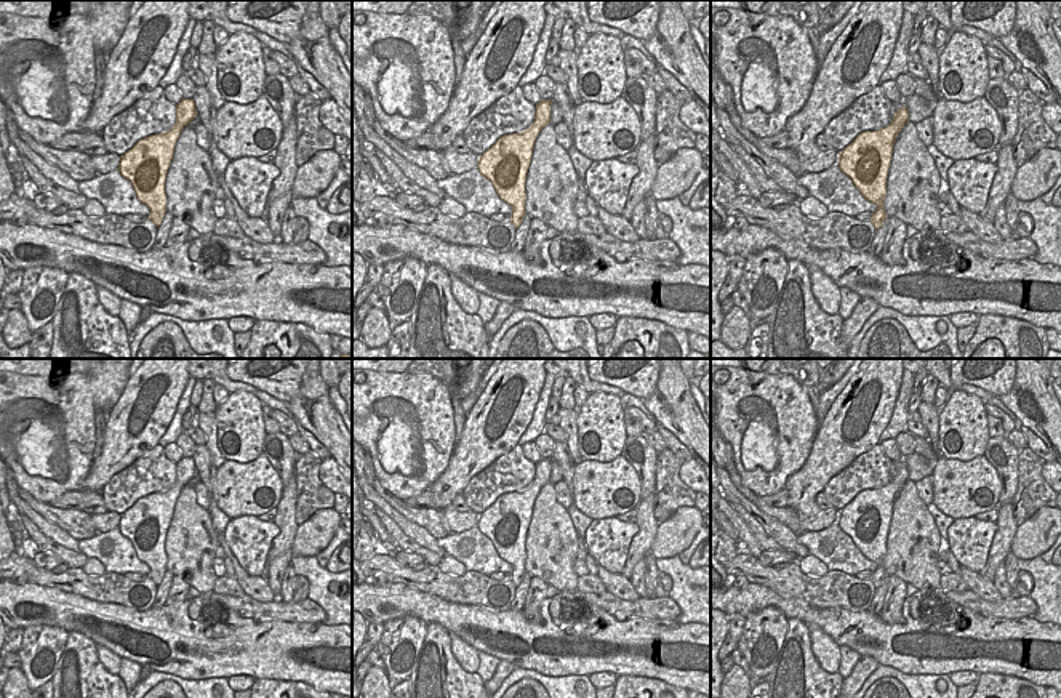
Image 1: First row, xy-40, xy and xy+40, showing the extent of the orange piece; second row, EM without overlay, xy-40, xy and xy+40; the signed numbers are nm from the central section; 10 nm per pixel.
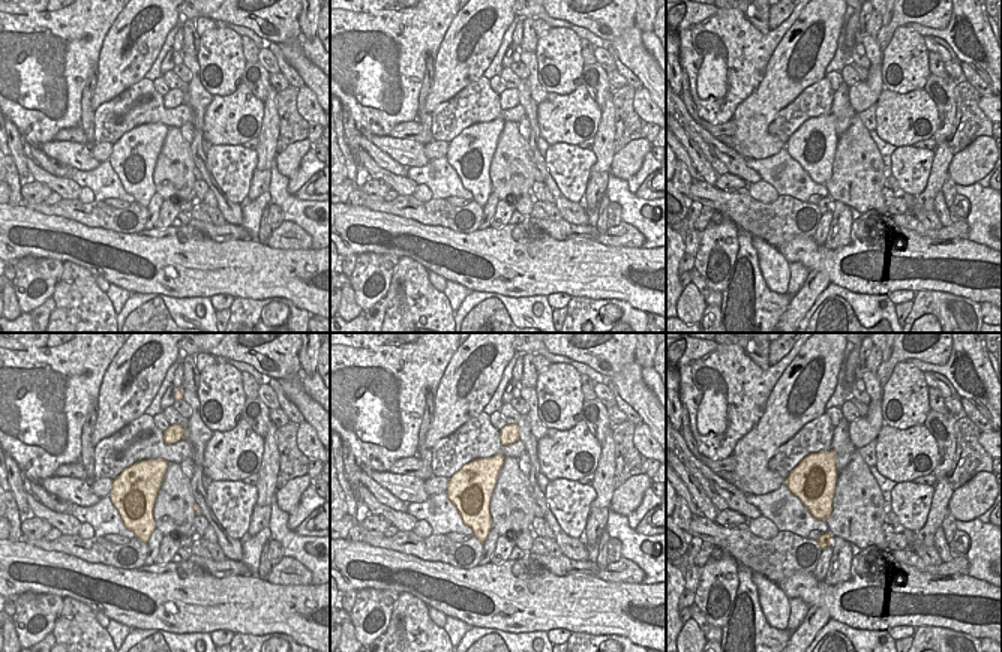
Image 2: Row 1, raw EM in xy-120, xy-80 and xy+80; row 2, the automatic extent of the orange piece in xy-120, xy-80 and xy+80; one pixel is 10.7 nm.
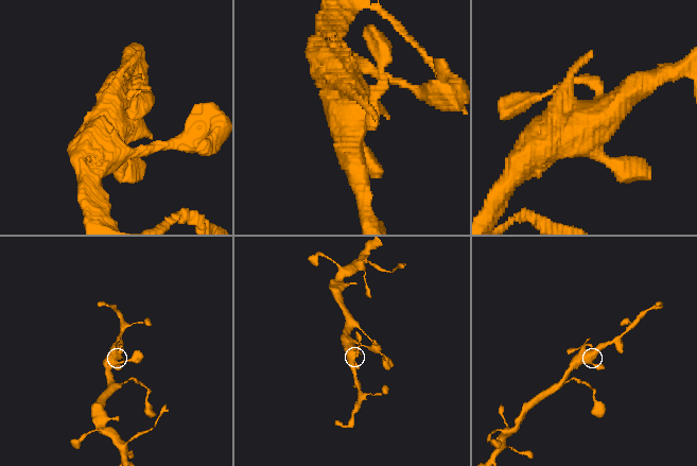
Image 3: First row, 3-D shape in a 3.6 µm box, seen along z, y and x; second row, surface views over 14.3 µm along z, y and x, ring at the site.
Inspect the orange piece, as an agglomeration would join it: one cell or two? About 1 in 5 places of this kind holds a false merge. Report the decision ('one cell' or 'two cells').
one cell

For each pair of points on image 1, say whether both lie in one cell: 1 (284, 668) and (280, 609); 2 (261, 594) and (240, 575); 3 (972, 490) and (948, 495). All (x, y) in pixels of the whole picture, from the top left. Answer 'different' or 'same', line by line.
1: different
2: same
3: same

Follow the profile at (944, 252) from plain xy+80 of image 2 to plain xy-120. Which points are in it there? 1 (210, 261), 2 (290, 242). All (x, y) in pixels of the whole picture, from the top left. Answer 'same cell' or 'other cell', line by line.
1: same cell
2: other cell

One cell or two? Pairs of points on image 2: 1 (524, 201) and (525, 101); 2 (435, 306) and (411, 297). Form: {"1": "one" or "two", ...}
{"1": "two", "2": "one"}

